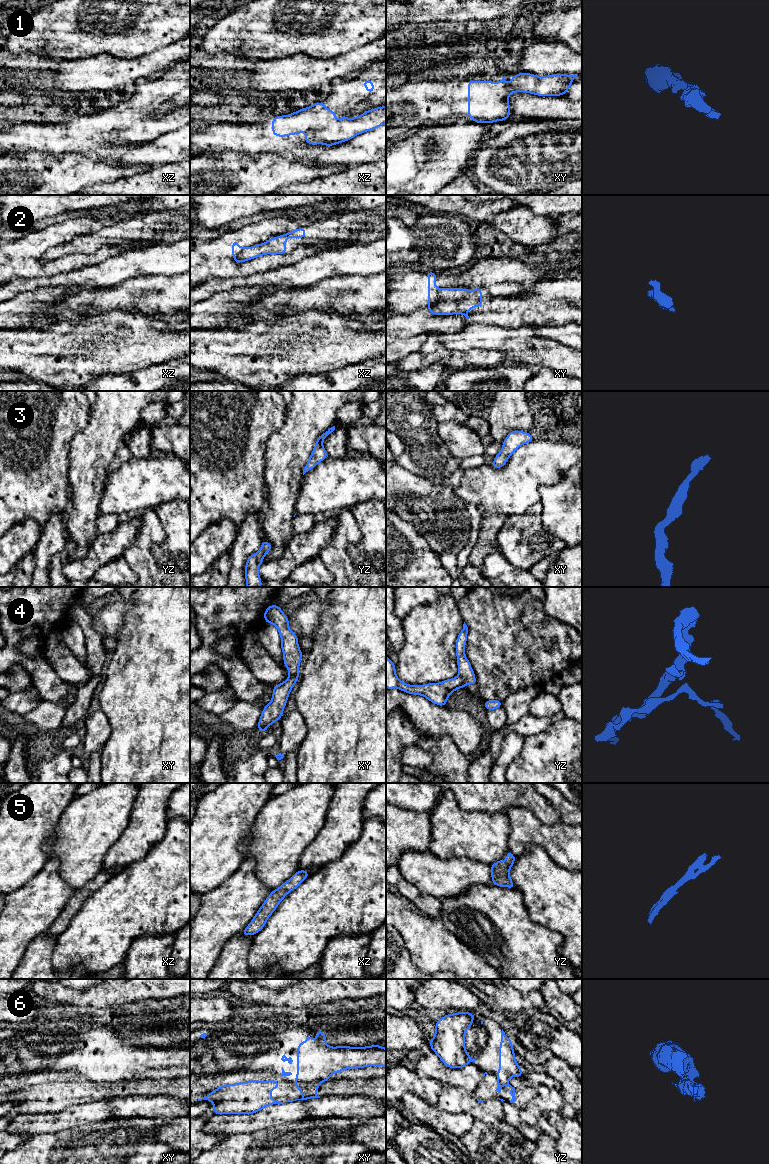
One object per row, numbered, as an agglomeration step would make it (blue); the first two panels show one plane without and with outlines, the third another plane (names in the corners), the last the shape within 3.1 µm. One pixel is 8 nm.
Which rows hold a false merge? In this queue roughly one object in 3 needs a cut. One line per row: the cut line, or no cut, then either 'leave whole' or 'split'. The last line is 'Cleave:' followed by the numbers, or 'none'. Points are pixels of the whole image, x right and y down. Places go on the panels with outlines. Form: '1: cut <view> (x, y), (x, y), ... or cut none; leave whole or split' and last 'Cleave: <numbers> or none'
1: cut none; leave whole
2: cut xy (441, 289), (438, 299), (428, 307); split
3: cut none; leave whole
4: cut xy (289, 675), (298, 677); split
5: cut none; leave whole
6: cut xy (328, 1079), (295, 1082); split
Cleave: 2, 4, 6

